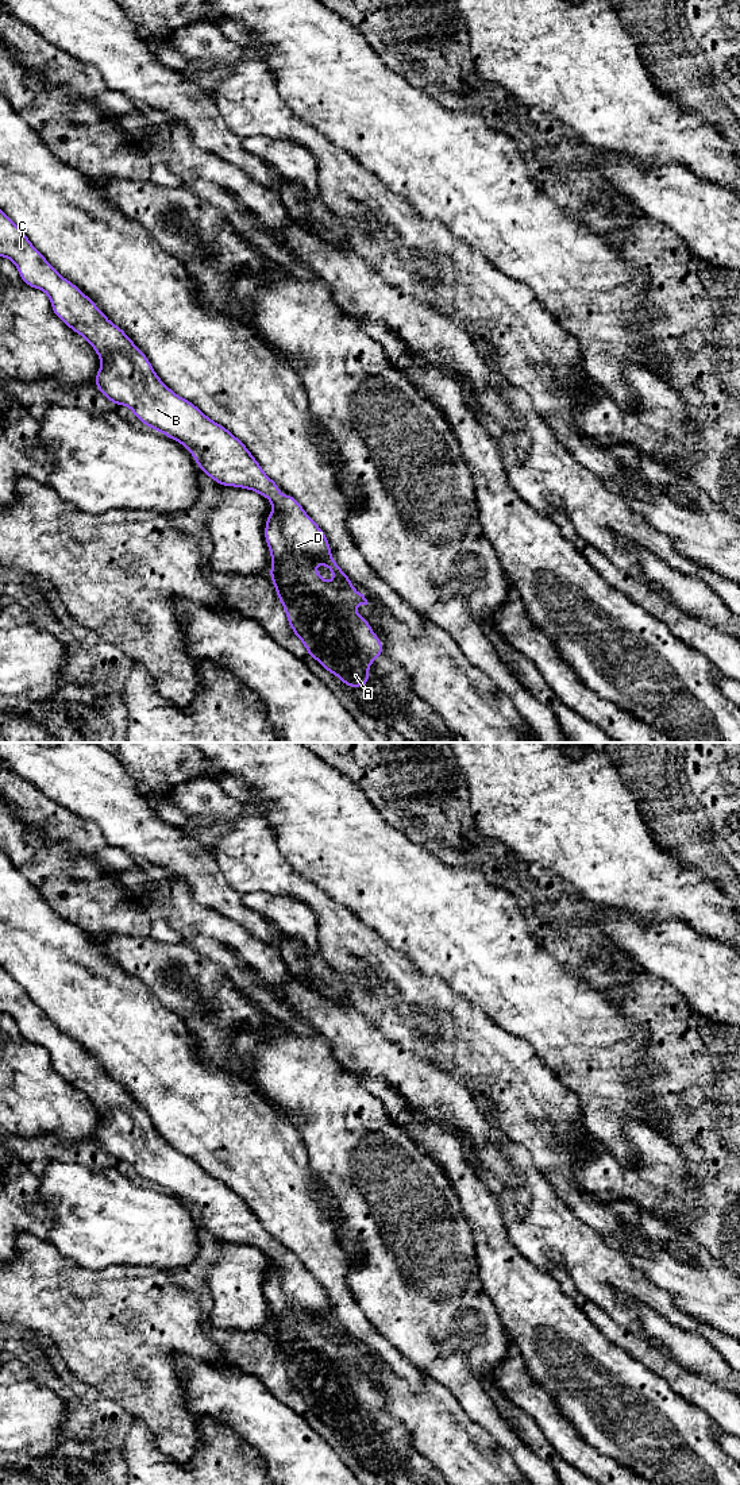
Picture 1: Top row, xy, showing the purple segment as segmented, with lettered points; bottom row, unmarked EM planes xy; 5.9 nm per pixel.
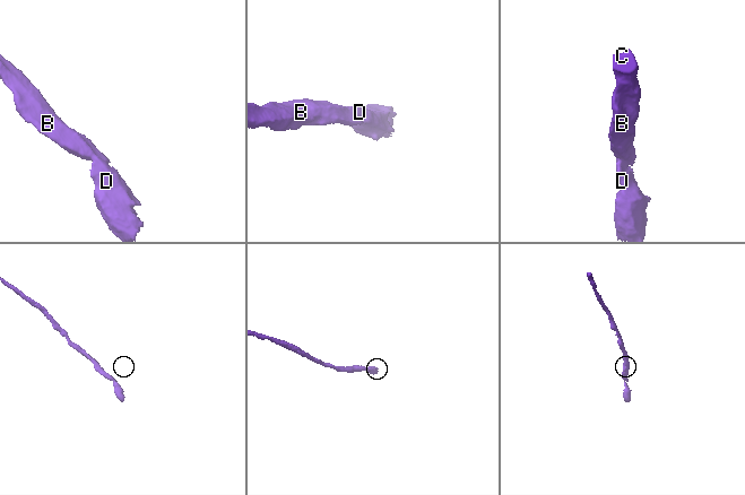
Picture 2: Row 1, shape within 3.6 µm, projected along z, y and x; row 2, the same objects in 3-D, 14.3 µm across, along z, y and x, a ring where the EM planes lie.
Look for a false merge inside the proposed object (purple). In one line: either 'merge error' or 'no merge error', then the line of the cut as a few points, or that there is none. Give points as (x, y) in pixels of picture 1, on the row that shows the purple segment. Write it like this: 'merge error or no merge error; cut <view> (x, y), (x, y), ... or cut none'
no merge error; cut none

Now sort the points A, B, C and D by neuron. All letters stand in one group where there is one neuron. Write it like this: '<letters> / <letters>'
A B C D

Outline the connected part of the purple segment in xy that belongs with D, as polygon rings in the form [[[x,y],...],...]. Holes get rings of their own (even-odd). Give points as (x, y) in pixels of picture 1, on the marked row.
[[[1,209],[0,256],[15,263],[26,285],[45,292],[50,297],[54,315],[93,347],[101,360],[95,385],[111,404],[128,406],[146,427],[188,448],[199,468],[212,481],[221,486],[254,490],[270,501],[273,512],[267,516],[265,526],[265,540],[273,559],[269,574],[293,633],[302,641],[309,657],[316,659],[324,670],[336,675],[347,687],[367,686],[369,667],[382,656],[384,644],[371,630],[367,618],[355,612],[355,605],[369,602],[354,589],[350,578],[332,559],[324,531],[307,514],[294,497],[288,493],[280,494],[280,486],[265,474],[261,464],[236,436],[226,427],[212,421],[190,401],[169,389],[127,333],[111,323],[92,298],[63,278]],[[316,564],[325,564],[335,580],[324,580],[313,570]]]

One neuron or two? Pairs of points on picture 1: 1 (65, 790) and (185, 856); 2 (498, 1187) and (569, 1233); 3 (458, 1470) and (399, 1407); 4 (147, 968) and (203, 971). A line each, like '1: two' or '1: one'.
1: one
2: one
3: one
4: one

